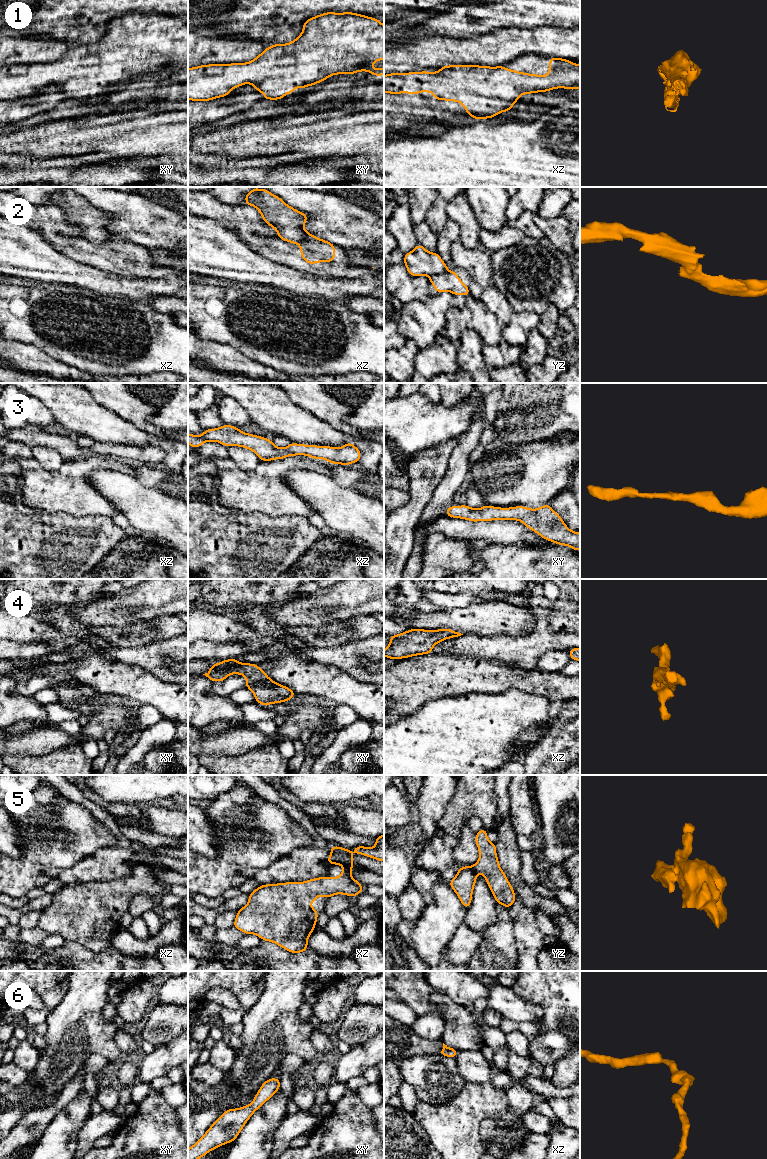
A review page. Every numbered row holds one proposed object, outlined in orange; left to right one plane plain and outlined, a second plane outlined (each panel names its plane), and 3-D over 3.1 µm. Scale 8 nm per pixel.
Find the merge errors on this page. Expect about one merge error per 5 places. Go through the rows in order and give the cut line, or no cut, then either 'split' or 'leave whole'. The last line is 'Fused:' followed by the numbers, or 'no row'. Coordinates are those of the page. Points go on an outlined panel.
1: cut none; leave whole
2: cut yz (446, 271), (435, 274), (430, 278); split
3: cut none; leave whole
4: cut none; leave whole
5: cut xz (343, 865), (351, 867); split
6: cut none; leave whole
Fused: 2, 5

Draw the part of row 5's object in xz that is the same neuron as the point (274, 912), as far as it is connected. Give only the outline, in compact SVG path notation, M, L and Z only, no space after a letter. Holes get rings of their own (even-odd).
M343 866L339 877L319 877L305 882L260 885L249 894L248 904L237 911L233 927L244 934L255 934L291 953L308 950L308 938L319 914L311 904L320 895L356 897L363 886L351 877L352 867Z

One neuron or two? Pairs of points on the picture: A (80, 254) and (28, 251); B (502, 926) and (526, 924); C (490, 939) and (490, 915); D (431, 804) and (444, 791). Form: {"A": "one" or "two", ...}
{"A": "two", "B": "two", "C": "two", "D": "one"}

